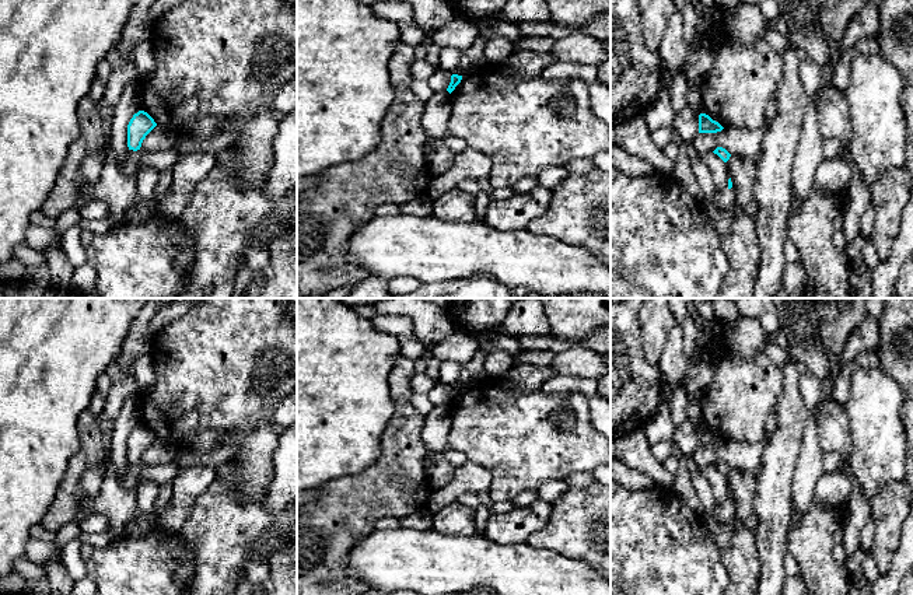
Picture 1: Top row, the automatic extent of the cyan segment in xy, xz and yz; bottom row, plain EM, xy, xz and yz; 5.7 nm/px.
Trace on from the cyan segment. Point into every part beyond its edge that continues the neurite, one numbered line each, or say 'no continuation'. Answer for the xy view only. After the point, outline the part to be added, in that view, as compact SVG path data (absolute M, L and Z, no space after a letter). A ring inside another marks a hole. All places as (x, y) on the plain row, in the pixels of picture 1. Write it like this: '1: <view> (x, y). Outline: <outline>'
no continuation

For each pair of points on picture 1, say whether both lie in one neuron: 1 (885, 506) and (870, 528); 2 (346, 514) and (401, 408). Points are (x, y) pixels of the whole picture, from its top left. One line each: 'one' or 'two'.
1: two
2: one

